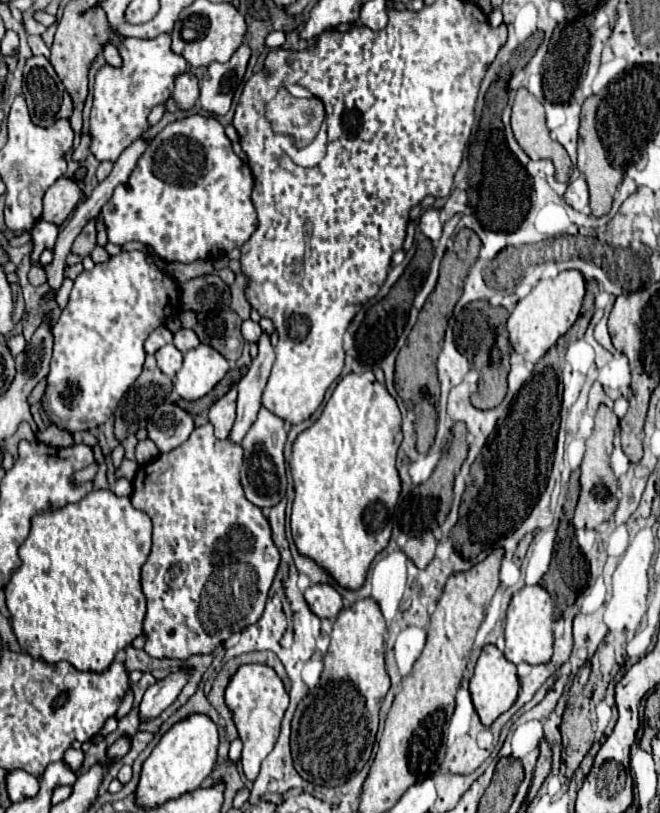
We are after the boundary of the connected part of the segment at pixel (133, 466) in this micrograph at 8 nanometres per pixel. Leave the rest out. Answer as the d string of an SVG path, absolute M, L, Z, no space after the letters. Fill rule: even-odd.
M123 459L120 467L116 471L116 478L126 478L132 481L139 470L140 465L135 460Z

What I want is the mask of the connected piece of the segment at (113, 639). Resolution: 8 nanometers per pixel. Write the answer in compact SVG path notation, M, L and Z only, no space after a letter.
M92 490L80 502L66 504L62 508L36 514L32 518L30 536L24 540L24 544L18 550L22 564L20 564L18 570L12 572L10 582L4 588L6 604L8 604L8 610L12 614L12 630L14 630L14 636L18 640L20 648L24 652L32 654L34 658L42 658L42 660L46 660L50 664L66 660L72 666L76 666L78 670L94 670L94 672L106 670L106 666L112 664L114 656L120 650L124 650L136 636L142 634L142 618L146 614L146 598L144 598L142 586L140 586L140 568L142 568L142 564L146 562L146 558L150 554L150 542L152 542L152 522L150 522L150 518L144 512L136 510L128 498L116 496L112 490Z

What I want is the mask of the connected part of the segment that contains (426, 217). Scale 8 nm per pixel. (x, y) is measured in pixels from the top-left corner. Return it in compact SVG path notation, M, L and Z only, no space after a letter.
M428 208L420 216L420 230L432 242L438 242L438 238L442 236L442 222L440 222L440 210L438 208Z

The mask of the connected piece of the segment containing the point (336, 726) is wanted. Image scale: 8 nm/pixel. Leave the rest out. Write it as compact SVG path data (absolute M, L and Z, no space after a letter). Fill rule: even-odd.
M374 598L356 600L350 608L340 610L330 634L330 646L324 656L324 672L320 676L320 682L308 696L302 698L294 714L296 724L292 728L290 746L294 768L304 780L320 786L340 786L350 776L358 774L368 762L378 730L380 704L390 688L390 678L384 664L384 632L386 622Z

